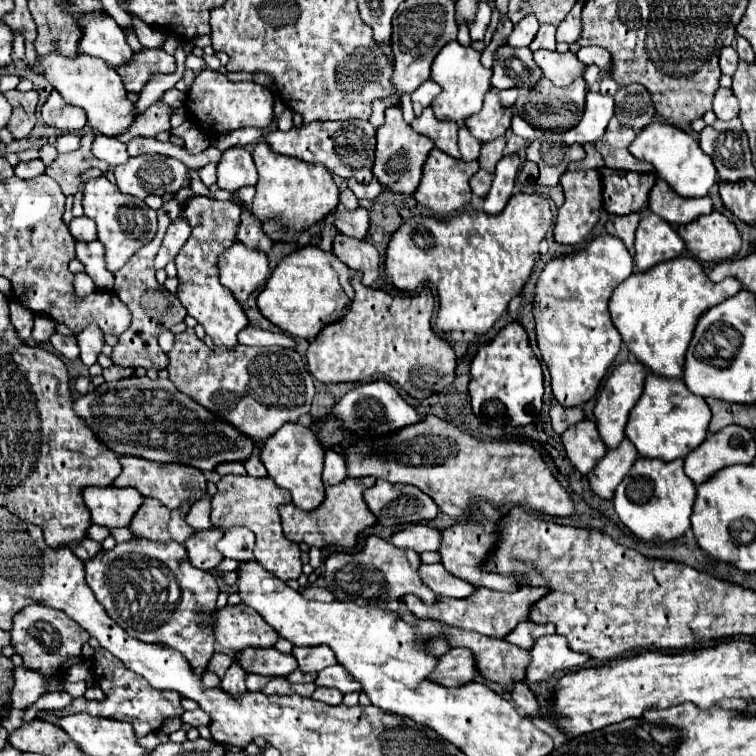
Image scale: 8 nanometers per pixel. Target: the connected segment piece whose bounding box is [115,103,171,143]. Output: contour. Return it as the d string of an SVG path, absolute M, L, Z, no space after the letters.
M155 103L145 113L137 115L137 121L133 121L133 129L129 129L129 133L121 133L121 137L115 137L115 139L121 139L123 143L127 143L137 135L155 137L161 131L169 131L171 129L169 115L171 115L171 107L169 105Z

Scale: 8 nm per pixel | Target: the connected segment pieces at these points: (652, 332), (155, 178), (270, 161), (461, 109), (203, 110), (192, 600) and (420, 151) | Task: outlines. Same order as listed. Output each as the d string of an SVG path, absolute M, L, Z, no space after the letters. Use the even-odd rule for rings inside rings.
M677 257L663 265L655 265L645 273L633 273L613 291L609 311L627 349L641 365L655 375L681 379L685 353L699 317L711 307L735 297L741 289L743 285L731 277L721 283L713 283L695 259Z
M137 155L131 157L125 165L117 165L115 167L115 177L117 177L117 185L121 189L121 193L127 195L135 195L139 199L145 199L151 193L175 193L185 185L187 179L187 169L185 165L181 165L181 161L173 159L173 157L161 157L161 155Z
M265 141L255 145L253 161L259 173L259 181L255 185L257 193L251 203L251 213L261 221L265 235L275 243L293 243L301 231L311 229L339 203L339 189L323 165L311 165L273 153Z
M457 41L445 45L441 53L437 53L431 69L431 79L443 89L431 103L435 115L449 121L465 121L475 115L483 105L485 93L491 89L491 75L493 73L481 65L479 53L473 47L463 47Z
M203 69L197 73L187 99L185 99L185 113L187 119L193 121L203 133L209 137L225 135L241 127L257 127L265 129L273 121L273 93L257 83L233 83L227 79L227 75Z
M133 539L127 543L117 543L111 551L101 551L97 557L85 561L85 579L91 591L95 593L97 601L105 607L107 615L123 627L129 635L137 637L139 641L151 641L159 643L171 649L181 651L191 667L197 673L203 673L207 667L207 661L213 655L215 639L209 629L203 629L199 625L197 611L211 613L215 609L215 601L219 595L217 579L209 571L201 571L193 567L187 559L187 551L181 543L153 543L147 539ZM143 585L151 585L151 591L147 591ZM155 611L163 611L163 617L157 619L157 631L155 631Z
M389 107L385 111L385 125L377 129L377 149L375 149L375 165L373 175L375 179L387 187L393 189L393 193L405 193L413 195L421 181L421 169L427 159L427 155L433 149L433 141L425 135L419 135L407 125L401 117L401 107Z

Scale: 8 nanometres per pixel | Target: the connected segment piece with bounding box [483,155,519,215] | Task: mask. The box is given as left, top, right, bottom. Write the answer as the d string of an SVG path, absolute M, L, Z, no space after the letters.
M509 155L509 157L503 157L499 163L497 163L497 171L495 171L495 179L493 179L493 185L485 197L485 213L489 215L497 215L505 209L509 197L511 197L511 191L513 191L513 185L515 185L515 177L517 177L517 171L519 171L519 157L517 155Z

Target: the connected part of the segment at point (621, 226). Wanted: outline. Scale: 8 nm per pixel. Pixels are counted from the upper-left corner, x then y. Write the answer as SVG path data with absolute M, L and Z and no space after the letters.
M637 213L615 217L615 233L629 251L633 251L633 239L635 239L635 229L639 225L639 219L641 219L641 215L637 215Z

